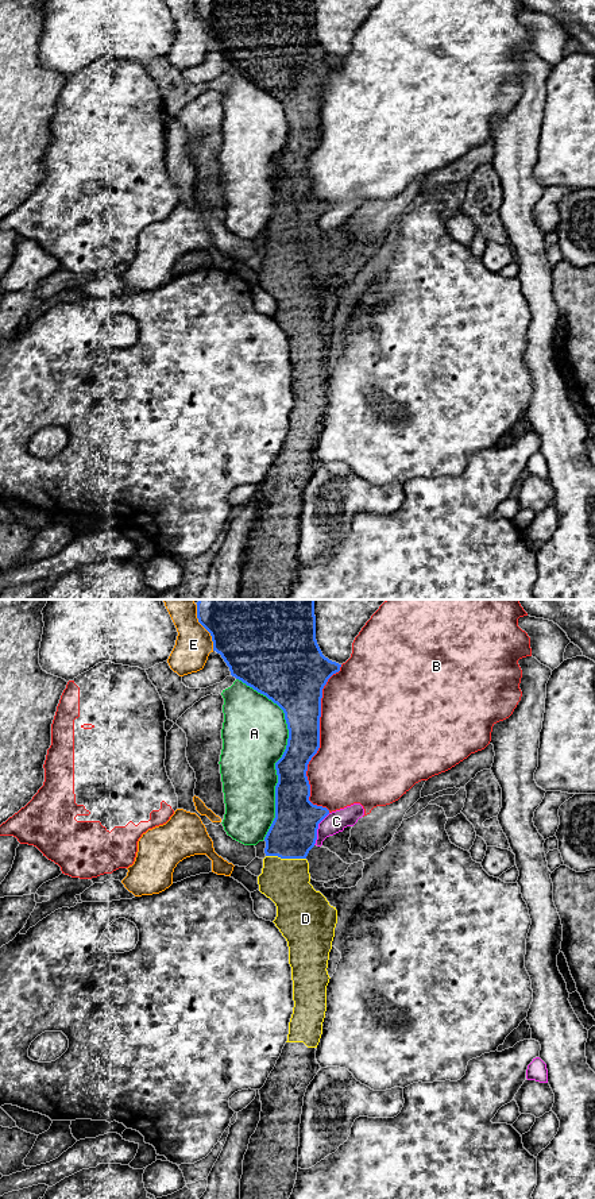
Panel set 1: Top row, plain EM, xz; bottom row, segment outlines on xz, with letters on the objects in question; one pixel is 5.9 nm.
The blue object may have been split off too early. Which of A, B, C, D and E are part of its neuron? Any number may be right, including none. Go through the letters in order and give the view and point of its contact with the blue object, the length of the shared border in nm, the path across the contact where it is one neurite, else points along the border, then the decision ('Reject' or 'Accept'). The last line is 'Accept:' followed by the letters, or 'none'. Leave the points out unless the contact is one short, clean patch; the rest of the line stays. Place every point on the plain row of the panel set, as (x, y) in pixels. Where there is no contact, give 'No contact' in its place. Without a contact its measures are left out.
A: Touches blue at xz (284, 147). Shared border 950 nm. Reject
B: Touches blue at xz (319, 137). Shared border 900 nm. Reject
C: Touches blue at xz (317, 223). Shared border 220 nm. Reject
D: Touches blue at xz (286, 253). Shared border 240 nm. Path across: xz (293, 228), (288, 236), (286, 253), (284, 276). Accept
E: Touches blue at xz (204, 22). Shared border 300 nm. Reject
Accept: D

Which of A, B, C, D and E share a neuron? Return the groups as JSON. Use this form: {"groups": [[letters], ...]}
{"groups": [["A", "C"], ["B"], ["D"], ["E"]]}

